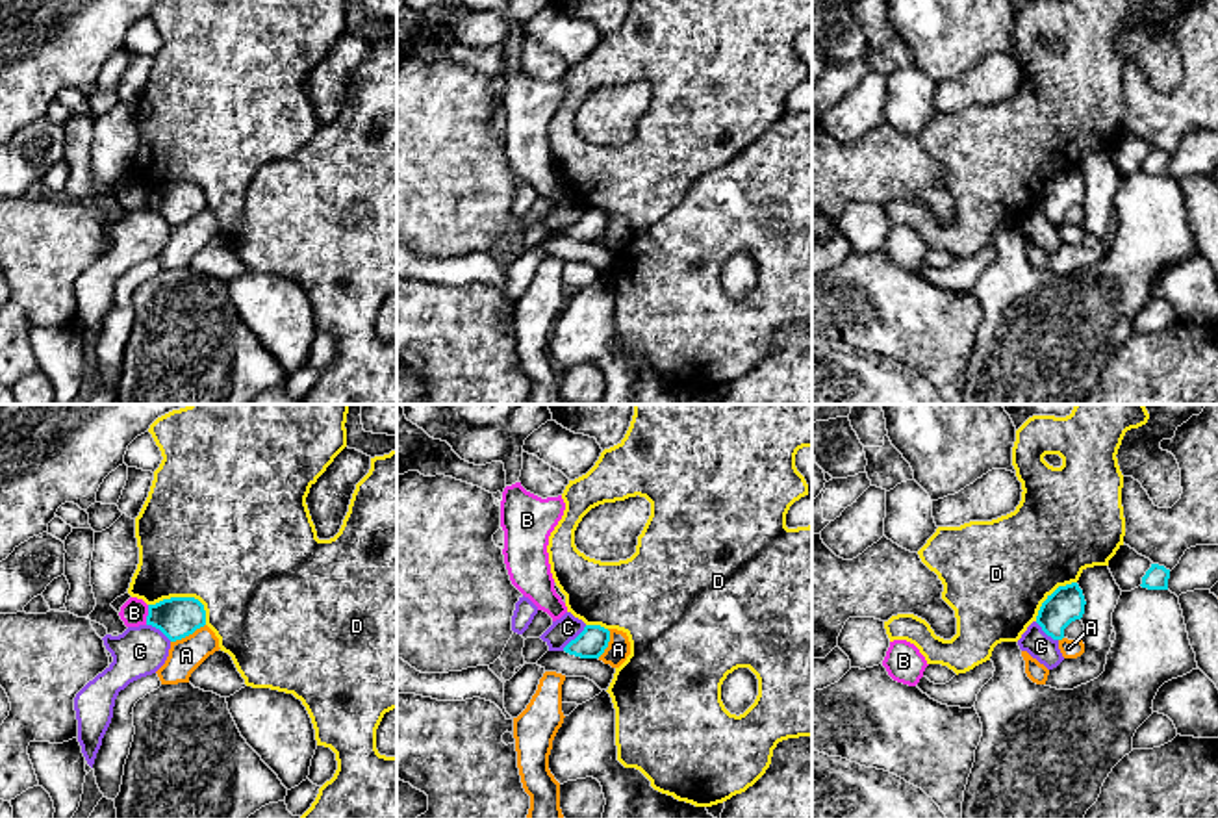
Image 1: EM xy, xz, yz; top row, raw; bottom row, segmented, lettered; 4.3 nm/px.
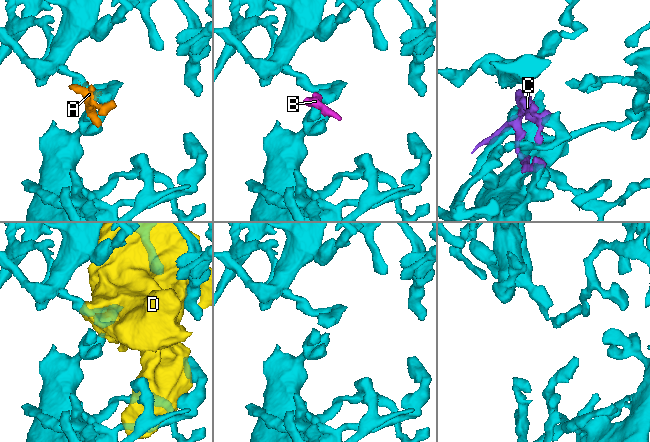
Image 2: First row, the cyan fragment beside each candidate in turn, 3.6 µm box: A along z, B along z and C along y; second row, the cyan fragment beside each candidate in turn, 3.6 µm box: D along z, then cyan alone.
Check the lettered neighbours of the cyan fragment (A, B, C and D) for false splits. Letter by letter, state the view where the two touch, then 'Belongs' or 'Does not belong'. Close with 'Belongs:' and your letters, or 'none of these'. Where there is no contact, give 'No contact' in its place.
A: Touches cyan in xy. Does not belong
B: Touches cyan in xy. Does not belong
C: Touches cyan in xz. Does not belong
D: Touches cyan in xy. Does not belong
Belongs: none of these

